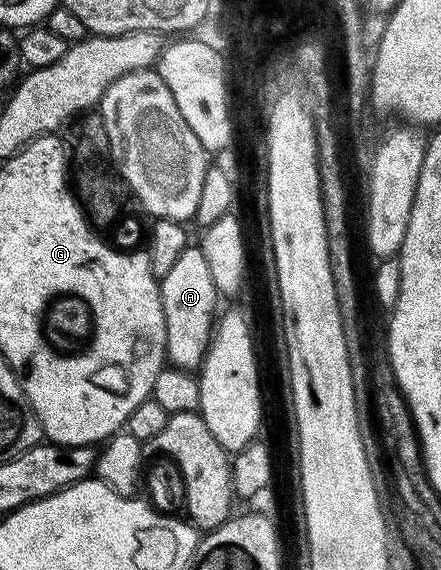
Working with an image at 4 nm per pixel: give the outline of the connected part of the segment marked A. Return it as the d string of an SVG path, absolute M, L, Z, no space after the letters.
M199 246L185 247L182 257L174 261L174 267L170 269L170 273L163 275L159 284L160 305L166 331L164 350L167 362L181 371L195 372L203 364L204 354L212 341L214 320L218 315L218 292Z

